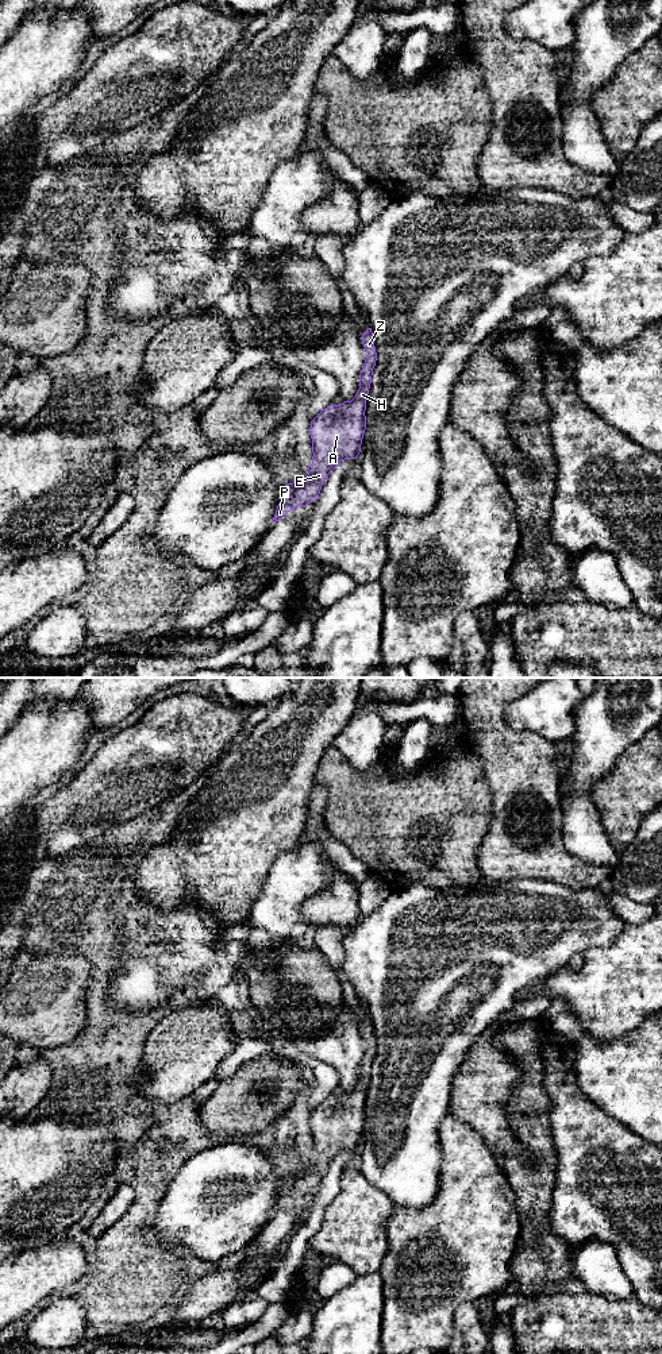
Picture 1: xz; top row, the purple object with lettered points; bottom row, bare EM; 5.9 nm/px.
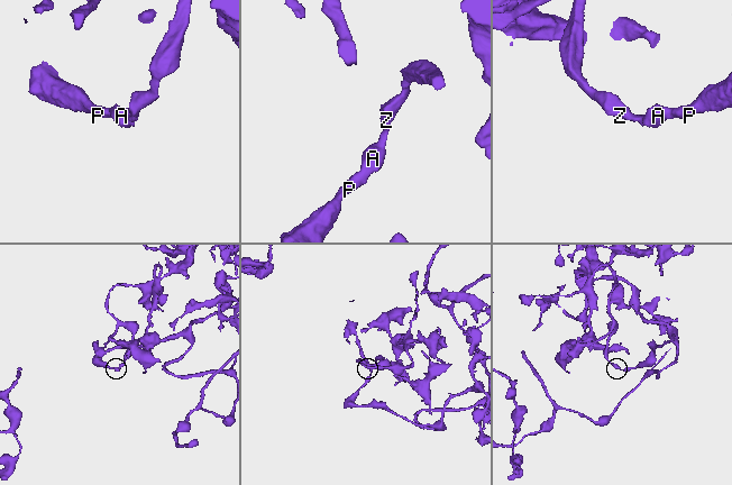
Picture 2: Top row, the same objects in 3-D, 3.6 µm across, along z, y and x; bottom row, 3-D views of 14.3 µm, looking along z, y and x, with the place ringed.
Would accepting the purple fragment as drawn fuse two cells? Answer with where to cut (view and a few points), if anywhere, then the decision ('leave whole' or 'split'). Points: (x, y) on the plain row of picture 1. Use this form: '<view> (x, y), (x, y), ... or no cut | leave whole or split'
no cut | leave whole

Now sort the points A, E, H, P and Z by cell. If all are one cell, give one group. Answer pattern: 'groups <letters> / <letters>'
groups A E H P Z

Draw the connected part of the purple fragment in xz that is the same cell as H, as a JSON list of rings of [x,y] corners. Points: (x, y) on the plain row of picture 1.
[[[372,1019],[362,1025],[362,1035],[367,1042],[359,1065],[359,1080],[351,1092],[340,1096],[331,1095],[311,1112],[312,1156],[307,1168],[286,1174],[281,1193],[272,1214],[319,1189],[327,1166],[345,1150],[355,1150],[366,1120],[366,1089],[369,1085],[373,1060],[377,1052]]]

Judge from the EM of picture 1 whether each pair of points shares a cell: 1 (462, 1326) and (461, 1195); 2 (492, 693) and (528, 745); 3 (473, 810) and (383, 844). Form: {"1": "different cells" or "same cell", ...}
{"1": "different cells", "2": "same cell", "3": "same cell"}

